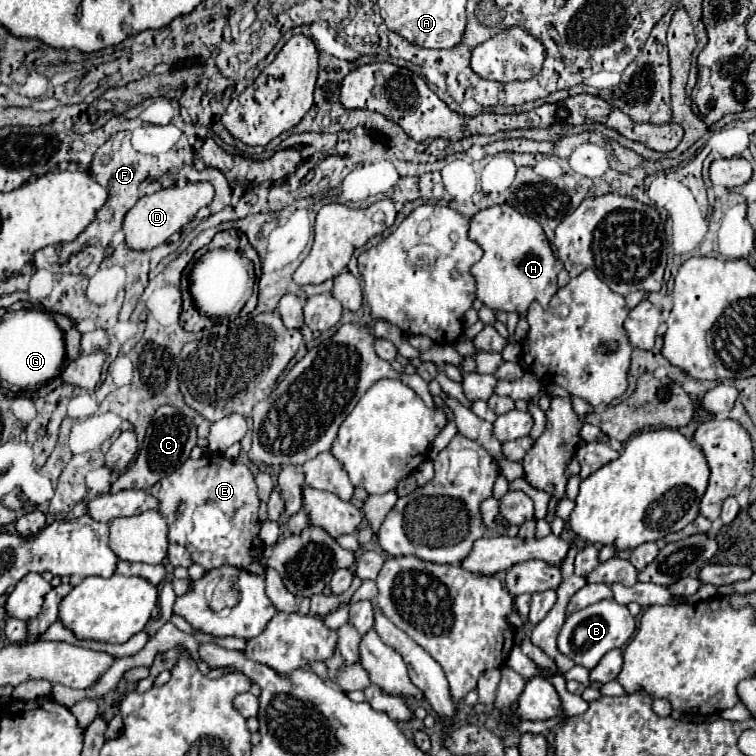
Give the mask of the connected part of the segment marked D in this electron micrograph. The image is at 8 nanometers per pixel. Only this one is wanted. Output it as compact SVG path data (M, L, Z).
M186 183L186 185L174 185L162 191L156 191L152 195L142 197L124 217L124 233L126 233L126 245L136 251L150 251L162 243L166 243L176 231L180 231L186 223L190 223L198 209L208 207L214 199L214 189L210 183Z

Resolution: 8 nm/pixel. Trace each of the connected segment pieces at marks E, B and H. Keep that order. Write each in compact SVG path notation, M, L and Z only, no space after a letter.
M206 453L198 461L188 459L180 469L150 487L148 493L160 501L158 511L168 523L170 539L184 543L192 561L206 571L222 565L246 569L264 549L260 541L260 499L254 475L242 463Z
M604 599L586 609L580 609L576 613L568 615L568 619L558 635L558 649L566 657L570 657L576 665L582 665L588 671L592 671L608 651L626 647L628 641L632 639L634 631L636 631L636 621L630 615L628 607L620 605L616 601Z
M496 205L478 211L470 219L468 237L484 251L484 257L470 269L476 279L476 299L494 311L520 315L526 313L536 299L544 309L548 307L548 301L558 291L554 273L556 257L538 221L520 215L510 205Z

